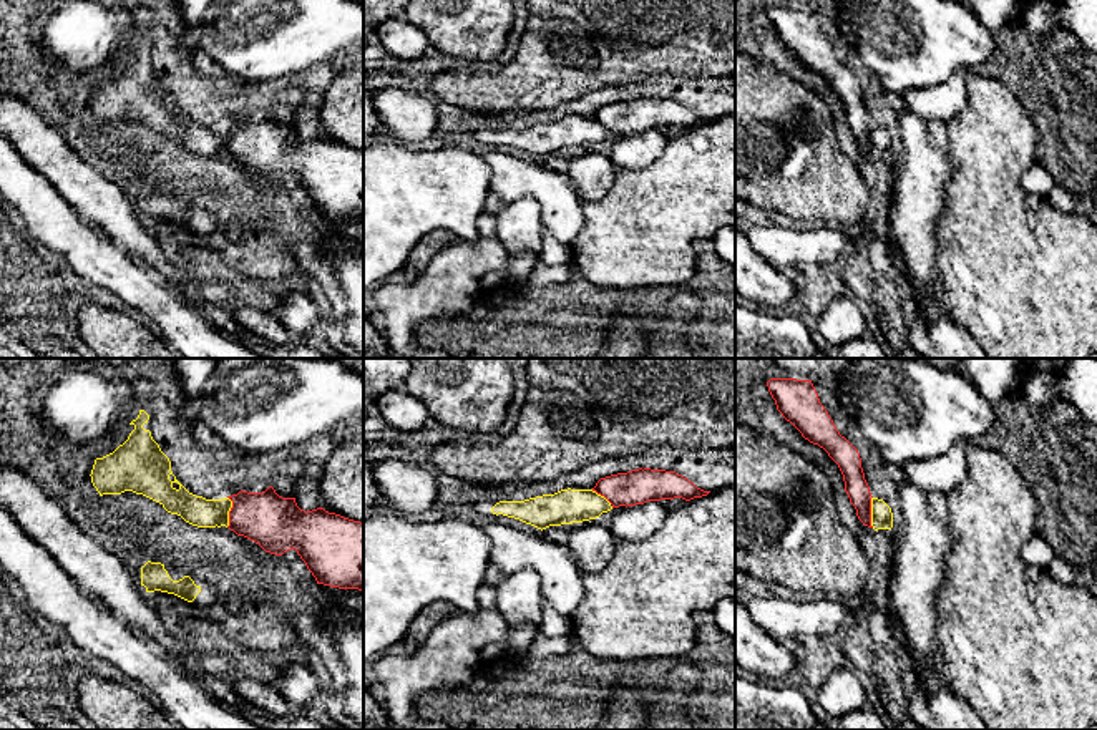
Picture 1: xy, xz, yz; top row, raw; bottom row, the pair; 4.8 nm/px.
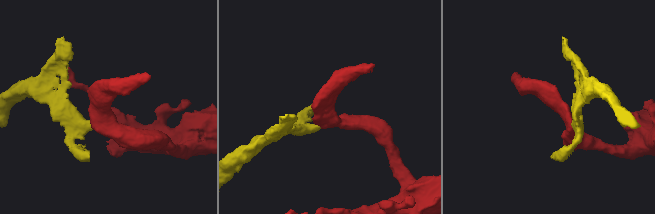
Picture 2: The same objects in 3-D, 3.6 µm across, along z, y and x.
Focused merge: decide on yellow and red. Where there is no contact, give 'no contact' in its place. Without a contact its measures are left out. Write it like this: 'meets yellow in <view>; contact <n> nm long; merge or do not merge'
meets yellow in xy; contact 150 nm long; do not merge

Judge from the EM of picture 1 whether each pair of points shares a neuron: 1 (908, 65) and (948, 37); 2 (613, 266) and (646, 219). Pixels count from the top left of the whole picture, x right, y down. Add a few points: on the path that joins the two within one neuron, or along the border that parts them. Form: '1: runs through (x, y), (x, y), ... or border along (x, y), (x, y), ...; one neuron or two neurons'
1: runs through (918, 58), (938, 38); one neuron
2: runs through (619, 254), (643, 231); one neuron

